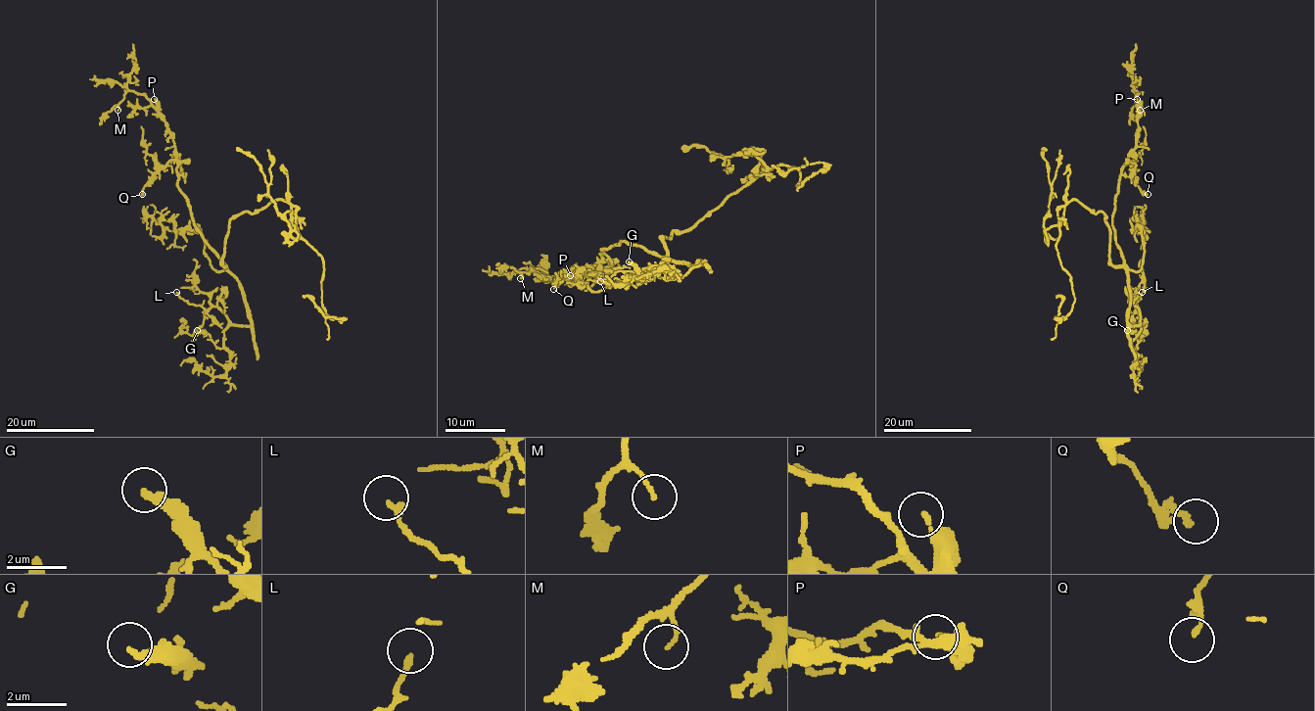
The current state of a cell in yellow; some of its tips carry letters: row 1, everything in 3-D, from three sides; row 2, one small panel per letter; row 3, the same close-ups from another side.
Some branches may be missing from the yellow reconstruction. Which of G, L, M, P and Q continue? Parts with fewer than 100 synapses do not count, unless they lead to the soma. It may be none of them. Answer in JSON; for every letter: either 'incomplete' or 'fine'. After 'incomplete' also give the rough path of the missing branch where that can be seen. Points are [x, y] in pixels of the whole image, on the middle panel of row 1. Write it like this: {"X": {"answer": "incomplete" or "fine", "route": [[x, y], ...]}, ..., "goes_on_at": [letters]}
{"G": {"answer": "fine"}, "L": {"answer": "fine"}, "M": {"answer": "fine"}, "P": {"answer": "fine"}, "Q": {"answer": "fine"}, "goes_on_at": []}

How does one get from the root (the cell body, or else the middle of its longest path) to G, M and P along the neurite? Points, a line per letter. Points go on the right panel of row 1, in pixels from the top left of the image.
G: (1109, 240), (1109, 261), (1127, 275), (1127, 322), (1141, 328), (1132, 343), (1135, 348), (1141, 336), (1127, 330)
M: (1109, 240), (1109, 261), (1122, 265), (1113, 212), (1121, 167), (1135, 147), (1139, 93), (1135, 91), (1140, 110)
P: (1109, 240), (1109, 261), (1122, 265), (1123, 255), (1116, 243), (1113, 212), (1121, 167), (1135, 147), (1137, 99)

